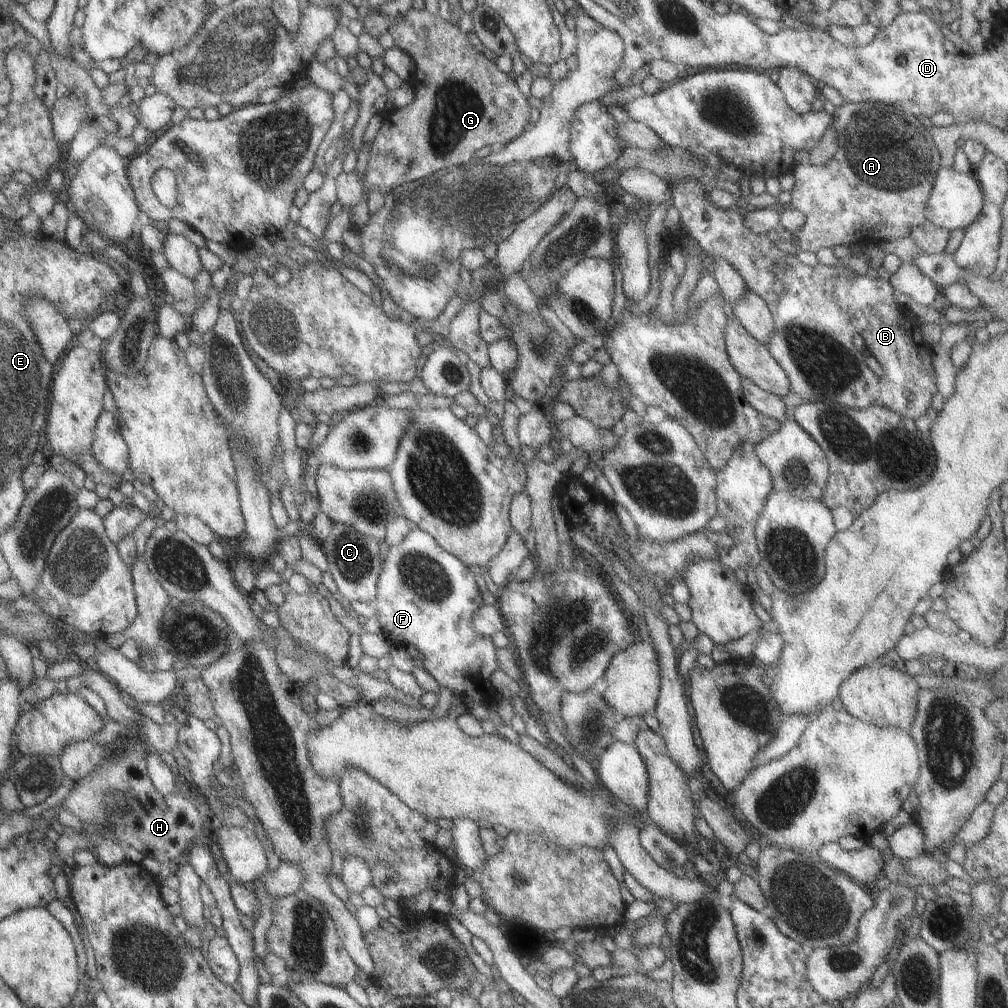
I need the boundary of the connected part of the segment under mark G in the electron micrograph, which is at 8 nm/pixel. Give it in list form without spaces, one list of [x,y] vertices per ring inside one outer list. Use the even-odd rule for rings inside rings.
[[[408,2],[406,11],[399,19],[390,22],[387,32],[394,38],[394,44],[414,62],[412,75],[407,82],[413,88],[415,97],[410,104],[399,109],[390,107],[384,113],[382,126],[370,142],[369,159],[362,178],[355,175],[355,170],[348,175],[341,171],[333,176],[337,200],[342,210],[349,212],[349,216],[353,206],[359,200],[367,199],[371,190],[386,195],[399,185],[428,177],[441,169],[465,164],[478,148],[502,147],[519,136],[525,124],[528,124],[530,107],[525,96],[517,89],[514,76],[499,71],[493,60],[476,51],[457,25],[425,9],[413,9]]]

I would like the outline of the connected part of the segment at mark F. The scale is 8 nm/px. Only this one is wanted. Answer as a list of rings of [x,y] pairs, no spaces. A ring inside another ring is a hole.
[[[413,529],[402,538],[399,544],[389,547],[386,557],[381,561],[382,569],[378,574],[376,595],[372,601],[348,602],[353,615],[361,621],[375,617],[380,624],[381,633],[393,647],[414,646],[425,669],[439,686],[452,692],[453,698],[459,697],[463,704],[482,704],[487,709],[495,707],[497,692],[491,685],[491,674],[498,670],[495,653],[496,646],[490,636],[481,636],[472,623],[473,613],[484,605],[480,591],[475,585],[475,575],[460,560],[445,552],[426,532]]]

